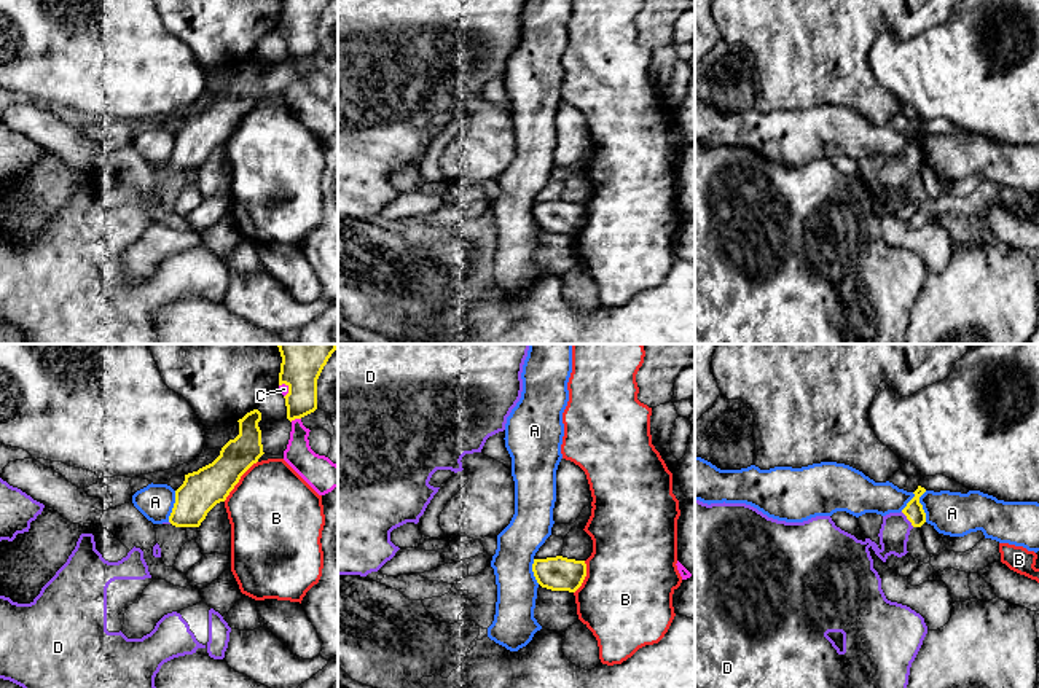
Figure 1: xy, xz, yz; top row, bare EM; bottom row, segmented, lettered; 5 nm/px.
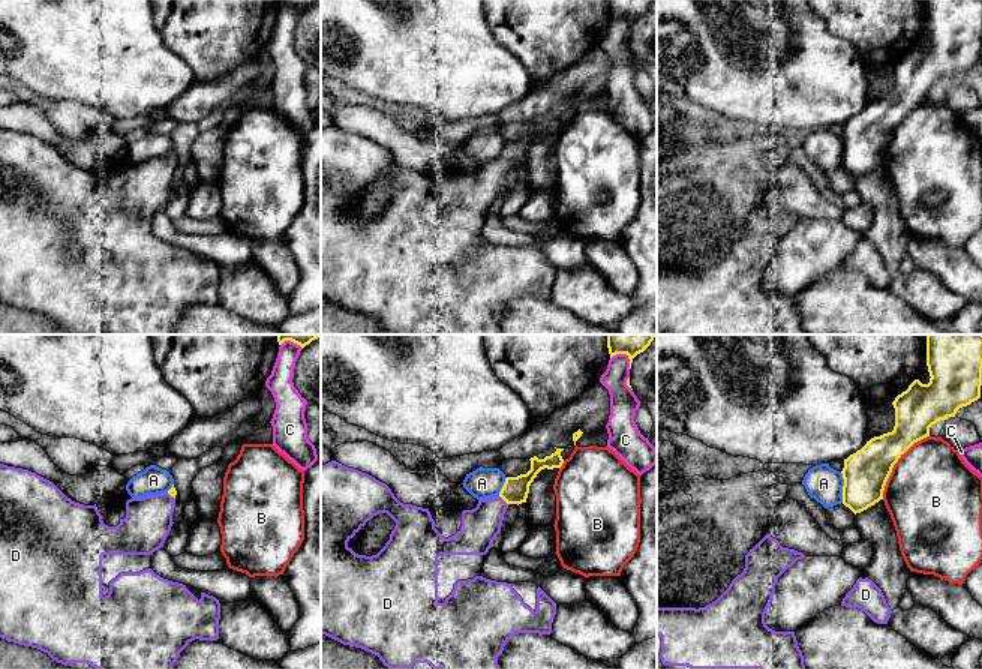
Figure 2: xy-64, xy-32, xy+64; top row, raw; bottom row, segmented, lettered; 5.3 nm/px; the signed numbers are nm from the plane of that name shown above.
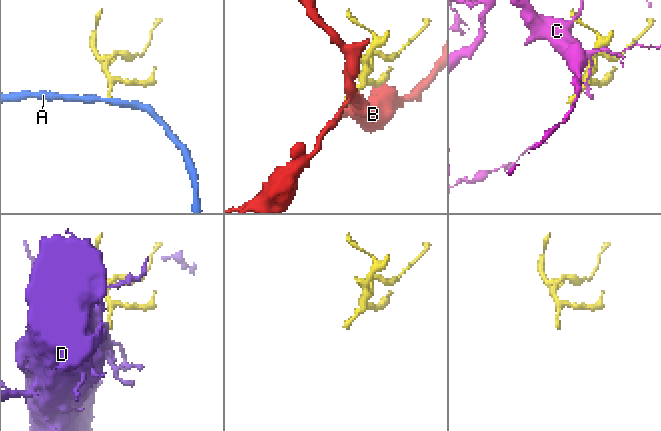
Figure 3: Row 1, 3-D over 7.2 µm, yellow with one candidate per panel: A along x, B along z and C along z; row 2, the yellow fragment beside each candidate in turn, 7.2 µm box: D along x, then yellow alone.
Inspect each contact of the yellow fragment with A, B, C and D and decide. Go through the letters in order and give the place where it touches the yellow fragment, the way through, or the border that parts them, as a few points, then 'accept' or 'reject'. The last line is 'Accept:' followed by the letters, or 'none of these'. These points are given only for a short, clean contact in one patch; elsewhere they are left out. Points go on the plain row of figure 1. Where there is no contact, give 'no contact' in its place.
A: xy (174, 150) | along xy (176, 134), (176, 144), (168, 164) | reject
B: xy (238, 125) | reject
C: xy (295, 61) | reject
D: yz (907, 161) | across yz (913, 153), (907, 161), (896, 171) | accept
Accept: D

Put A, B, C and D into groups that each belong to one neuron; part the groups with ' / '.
A / B / C / D

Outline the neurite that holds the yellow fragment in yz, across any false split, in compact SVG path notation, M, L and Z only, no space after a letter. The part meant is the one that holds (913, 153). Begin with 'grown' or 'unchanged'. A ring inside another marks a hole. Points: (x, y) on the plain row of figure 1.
grown; M918 129L915 140L900 156L883 159L880 186L857 183L835 169L830 159L816 159L803 166L786 166L768 161L746 147L703 147L695 143L695 344L905 344L908 319L927 277L924 261L907 248L891 245L881 233L881 221L873 212L870 191L886 205L894 197L905 199L913 170L926 166L919 140L926 135Z

